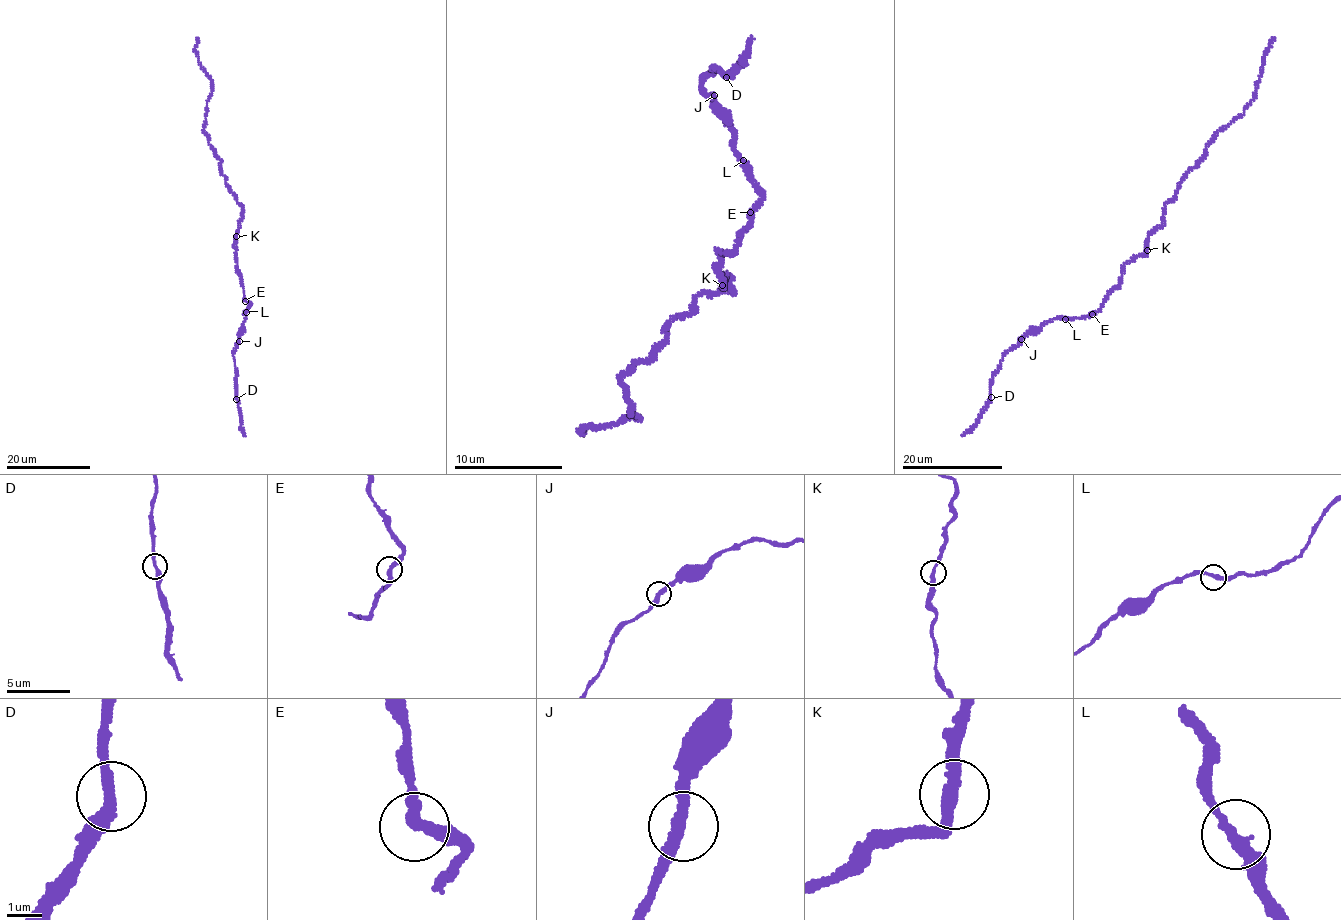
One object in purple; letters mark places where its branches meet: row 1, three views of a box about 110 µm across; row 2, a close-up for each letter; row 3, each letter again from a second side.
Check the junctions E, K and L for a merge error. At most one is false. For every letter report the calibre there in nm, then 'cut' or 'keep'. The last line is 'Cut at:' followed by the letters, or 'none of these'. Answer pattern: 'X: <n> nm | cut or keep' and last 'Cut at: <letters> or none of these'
E: 300 nm | keep
K: 280 nm | keep
L: 300 nm | keep
Cut at: none of these

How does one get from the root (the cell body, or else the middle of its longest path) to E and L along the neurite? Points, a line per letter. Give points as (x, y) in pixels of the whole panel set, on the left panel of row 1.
E: (235, 243), (237, 269), (245, 300)
L: (235, 243), (237, 270), (246, 300), (251, 304), (247, 311)

